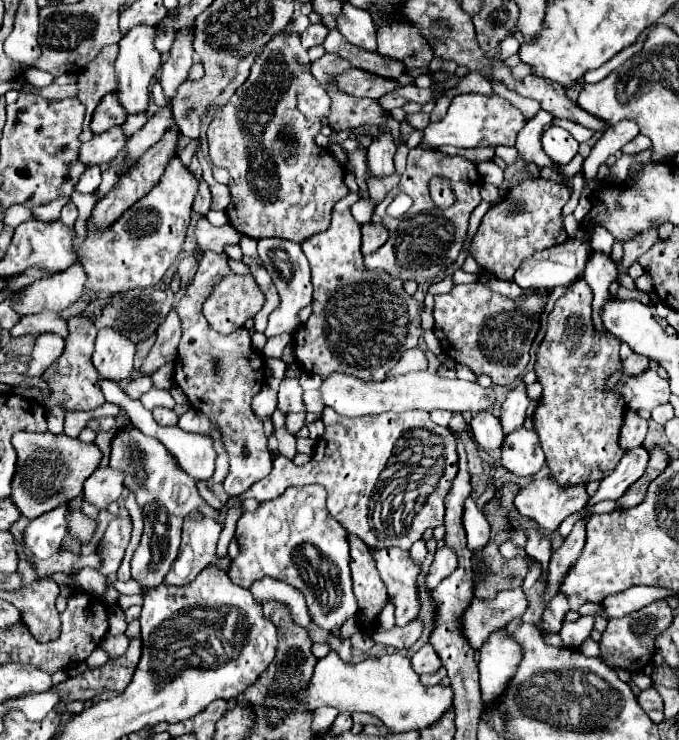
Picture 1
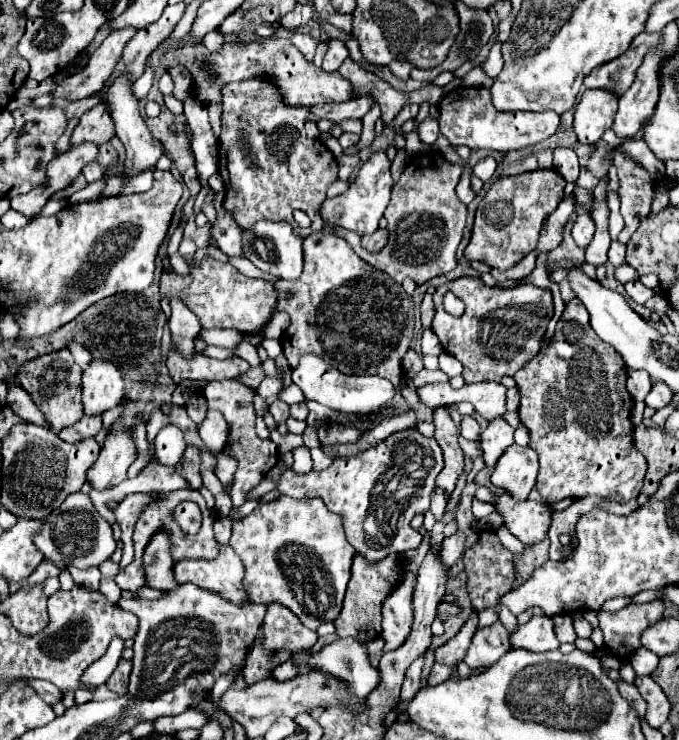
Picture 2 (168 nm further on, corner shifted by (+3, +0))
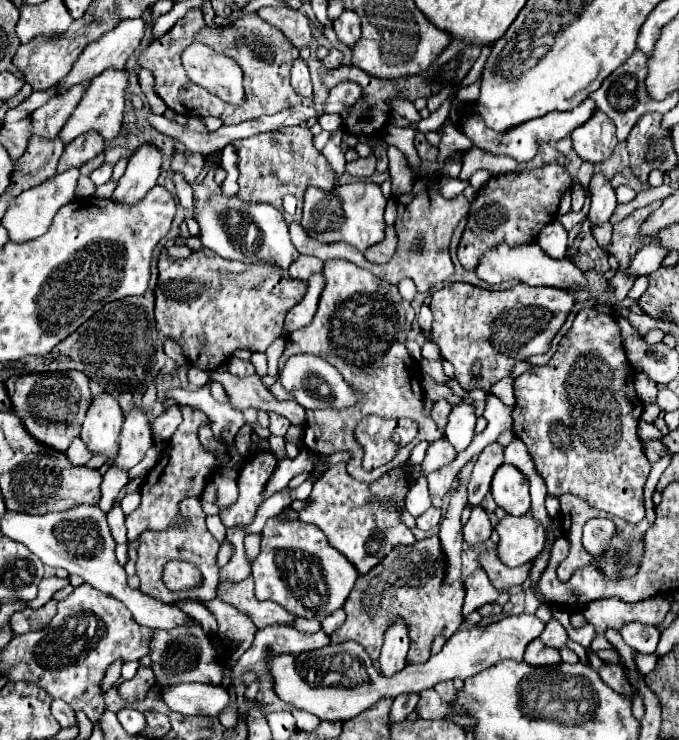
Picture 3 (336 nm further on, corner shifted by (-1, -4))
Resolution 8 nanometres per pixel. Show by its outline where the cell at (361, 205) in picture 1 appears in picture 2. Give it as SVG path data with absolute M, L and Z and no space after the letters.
M384 150L374 152L368 162L358 170L354 182L350 184L350 190L338 198L326 198L326 202L320 208L320 216L324 220L330 220L334 224L340 224L346 230L352 230L356 234L372 234L378 230L378 222L388 206L390 190L392 190L392 176L390 176L390 160Z

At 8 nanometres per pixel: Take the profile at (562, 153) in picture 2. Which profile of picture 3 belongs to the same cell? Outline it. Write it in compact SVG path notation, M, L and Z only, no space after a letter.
M574 182L574 186L572 186L572 212L578 212L582 206L584 206L584 188L578 182Z

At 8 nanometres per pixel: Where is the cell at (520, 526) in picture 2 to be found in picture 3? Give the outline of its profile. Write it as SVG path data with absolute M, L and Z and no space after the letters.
M532 514L518 518L506 516L496 526L496 532L500 536L498 558L510 568L532 562L544 548L544 528L532 518Z

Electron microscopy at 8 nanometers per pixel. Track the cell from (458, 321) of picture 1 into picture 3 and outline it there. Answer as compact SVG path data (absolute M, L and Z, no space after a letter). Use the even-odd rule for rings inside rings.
M454 282L432 294L432 334L434 342L440 346L442 358L456 368L456 378L464 390L490 390L494 382L510 374L516 362L534 354L546 354L550 350L550 342L564 326L572 306L574 294L562 292L560 288L532 288L526 284L516 284L510 290L494 292L472 284ZM476 362L482 366L478 380L472 374L472 366Z

